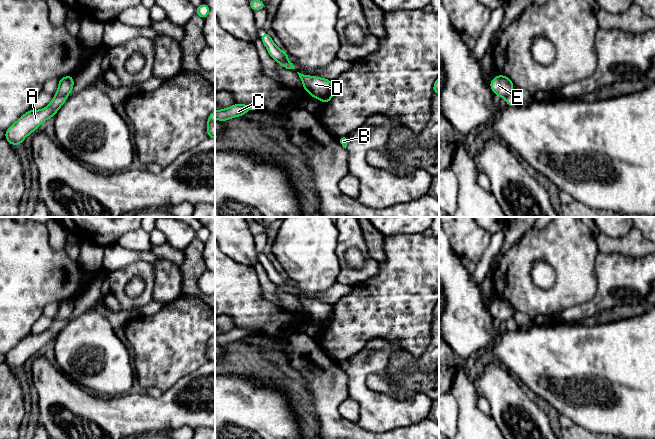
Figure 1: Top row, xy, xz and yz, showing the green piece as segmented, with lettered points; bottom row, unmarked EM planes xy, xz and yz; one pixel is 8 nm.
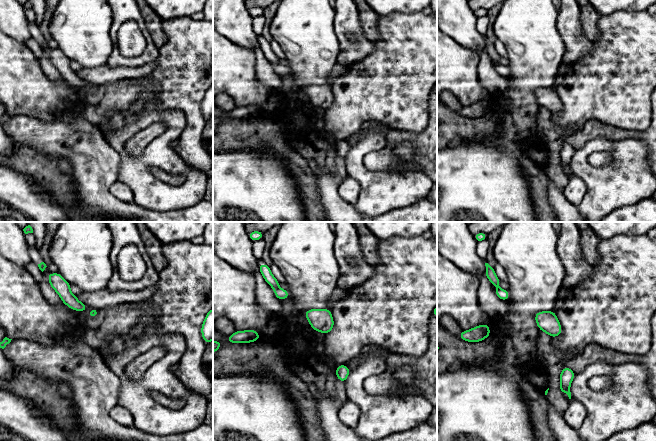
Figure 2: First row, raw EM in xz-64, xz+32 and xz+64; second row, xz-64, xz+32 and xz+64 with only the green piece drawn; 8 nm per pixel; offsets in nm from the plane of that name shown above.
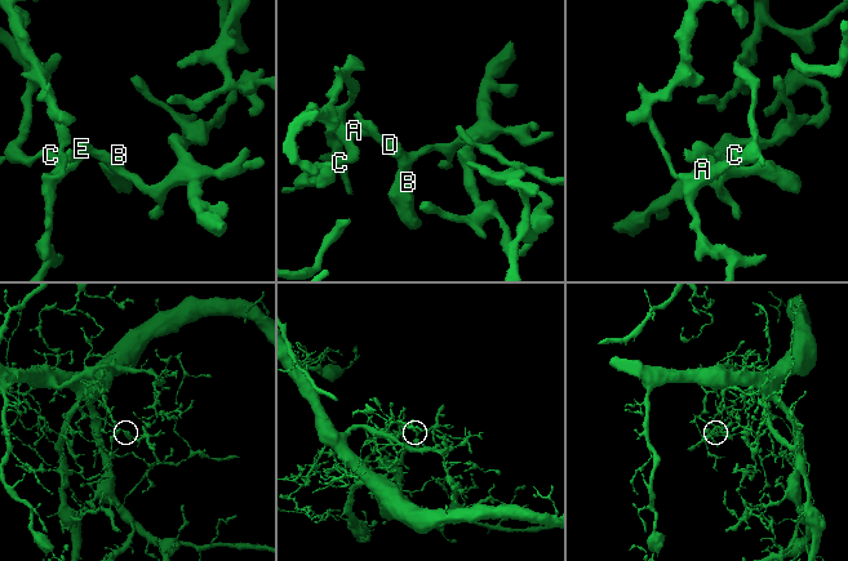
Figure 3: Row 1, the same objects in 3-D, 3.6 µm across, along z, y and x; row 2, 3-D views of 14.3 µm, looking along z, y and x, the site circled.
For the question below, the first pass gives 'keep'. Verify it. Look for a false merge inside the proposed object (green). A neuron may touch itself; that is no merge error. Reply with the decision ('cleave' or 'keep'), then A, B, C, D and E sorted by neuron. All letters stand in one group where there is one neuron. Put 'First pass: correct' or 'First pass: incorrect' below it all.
cleave; A C / B D E
First pass: incorrect

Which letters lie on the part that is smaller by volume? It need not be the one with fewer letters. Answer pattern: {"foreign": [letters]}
{"foreign": ["B", "D", "E"]}

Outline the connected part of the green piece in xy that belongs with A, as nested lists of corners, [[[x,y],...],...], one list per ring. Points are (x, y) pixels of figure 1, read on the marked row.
[[[55,96],[47,107],[29,110],[5,131],[5,139],[13,146],[22,144],[23,140],[44,121],[54,117],[66,100],[67,96]]]

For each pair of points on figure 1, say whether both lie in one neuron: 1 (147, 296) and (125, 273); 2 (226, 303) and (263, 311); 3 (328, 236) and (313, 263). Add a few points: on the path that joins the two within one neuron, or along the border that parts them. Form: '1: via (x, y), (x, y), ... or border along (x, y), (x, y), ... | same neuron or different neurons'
1: via (148, 286), (148, 280), (141, 273), (135, 273) | same neuron
2: via (235, 303), (243, 303), (250, 310), (254, 311) | same neuron
3: via (321, 243), (313, 251), (313, 256) | same neuron

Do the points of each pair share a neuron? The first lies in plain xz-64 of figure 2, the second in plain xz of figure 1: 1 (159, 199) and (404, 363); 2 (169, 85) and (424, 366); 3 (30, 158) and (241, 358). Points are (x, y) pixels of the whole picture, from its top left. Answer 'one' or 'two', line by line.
1: two
2: two
3: one

